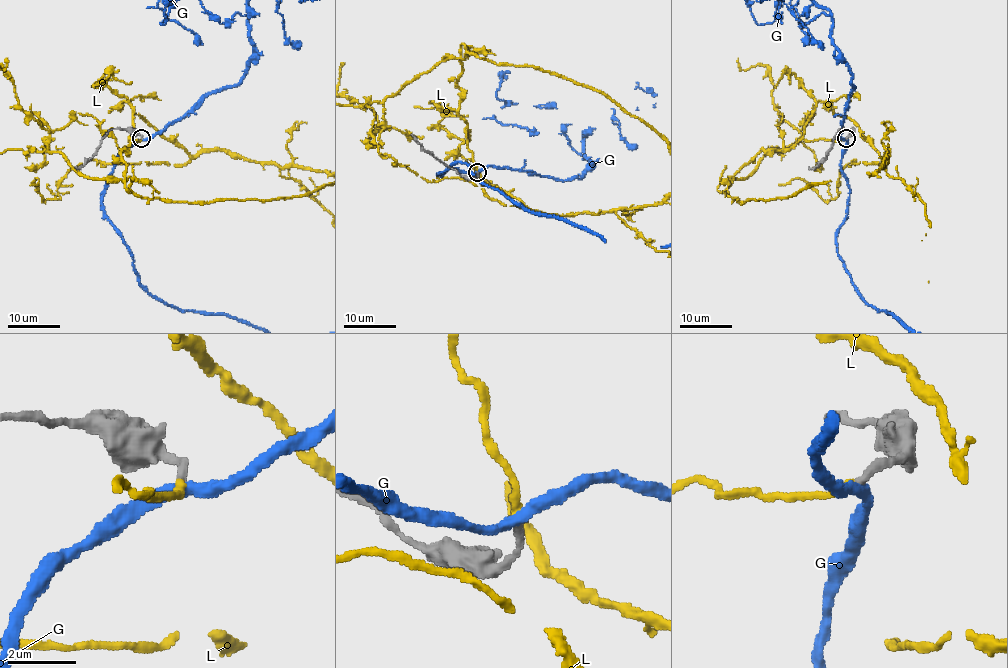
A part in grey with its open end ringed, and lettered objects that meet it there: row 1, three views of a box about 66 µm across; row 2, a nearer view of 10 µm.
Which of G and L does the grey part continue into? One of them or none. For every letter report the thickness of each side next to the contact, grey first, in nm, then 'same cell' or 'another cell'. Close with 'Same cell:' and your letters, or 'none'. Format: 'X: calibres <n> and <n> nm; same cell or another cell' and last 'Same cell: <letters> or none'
G: calibres 240 and 340 nm; another cell
L: calibres 240 and 200 nm; same cell
Same cell: L

